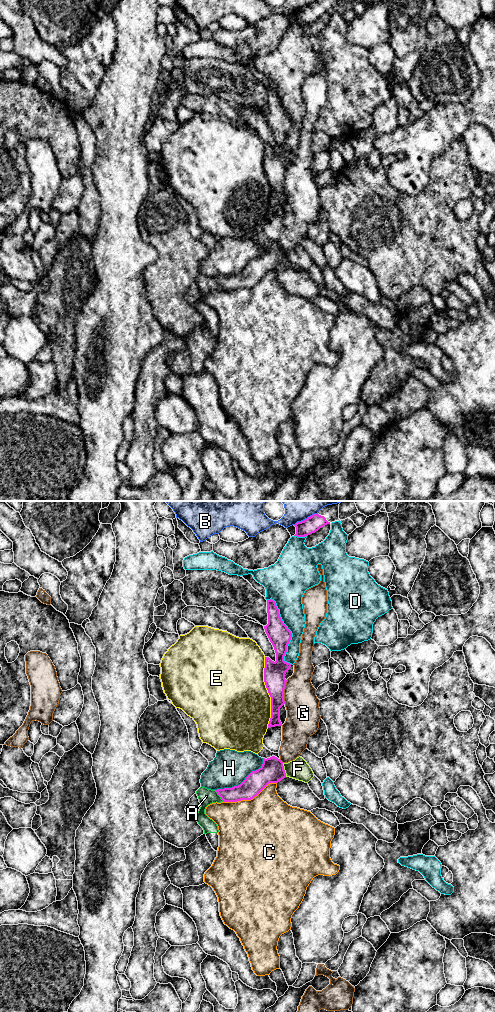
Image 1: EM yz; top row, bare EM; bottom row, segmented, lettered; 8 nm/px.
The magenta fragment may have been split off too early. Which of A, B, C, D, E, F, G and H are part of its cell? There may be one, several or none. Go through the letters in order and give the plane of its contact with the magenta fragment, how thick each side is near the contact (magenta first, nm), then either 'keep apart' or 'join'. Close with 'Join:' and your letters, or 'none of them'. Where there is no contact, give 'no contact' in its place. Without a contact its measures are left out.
A: meets magenta in yz; 160 nm thick on the magenta side, 130 nm on the other; keep apart
B: meets magenta in yz; 130 nm thick on the magenta side, 280 nm on the other; keep apart
C: meets magenta in yz; 170 nm thick on the magenta side, 500 nm on the other; keep apart
D: meets magenta in yz; 180 nm thick on the magenta side, 220 nm on the other; keep apart
E: meets magenta in yz; 180 nm thick on the magenta side, 500 nm on the other; keep apart
F: meets magenta in yz; 190 nm thick on the magenta side, 170 nm on the other; keep apart
G: meets magenta in yz; 180 nm thick on the magenta side, 280 nm on the other; keep apart
H: meets magenta in yz; 190 nm thick on the magenta side, 300 nm on the other; keep apart
Join: none of them

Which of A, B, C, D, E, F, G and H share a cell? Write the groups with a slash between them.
A / B / C / D / E / F / G / H

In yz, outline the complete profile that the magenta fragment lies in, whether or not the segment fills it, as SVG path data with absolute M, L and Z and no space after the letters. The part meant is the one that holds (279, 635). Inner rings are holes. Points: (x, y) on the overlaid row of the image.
M267 600L268 624L264 626L265 632L272 643L276 661L265 657L264 682L271 697L271 718L268 728L282 726L280 721L280 708L285 704L284 689L287 680L285 674L292 664L284 661L287 646L292 633L283 623L279 609L274 600Z

